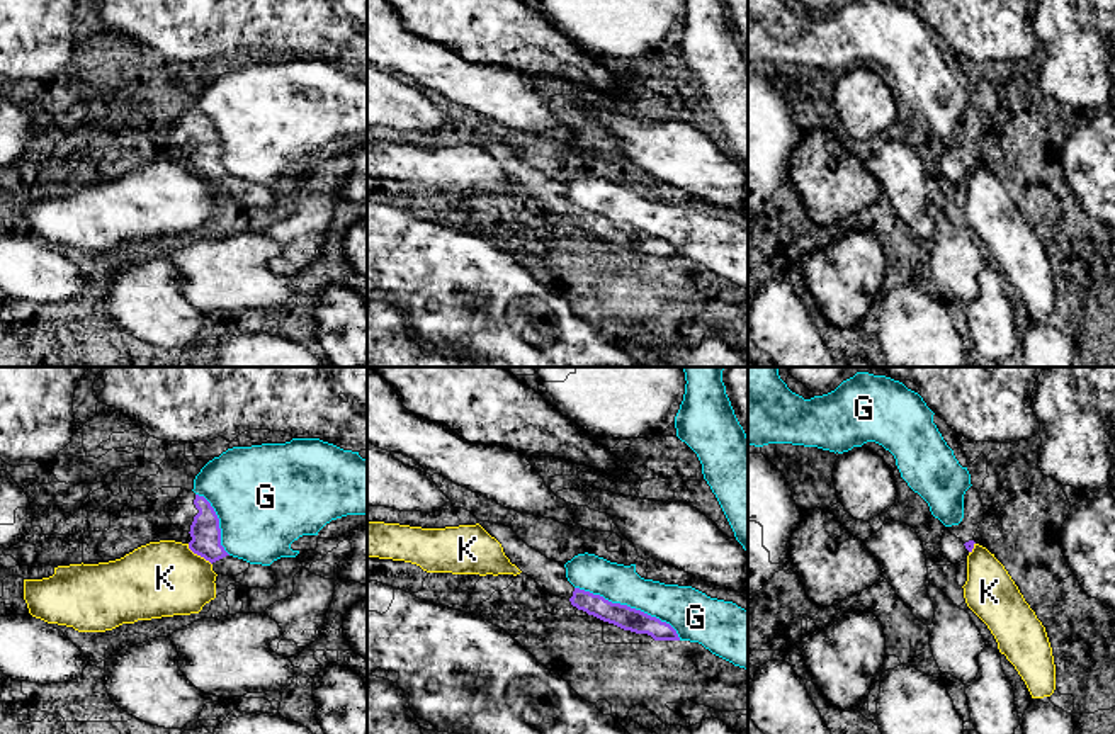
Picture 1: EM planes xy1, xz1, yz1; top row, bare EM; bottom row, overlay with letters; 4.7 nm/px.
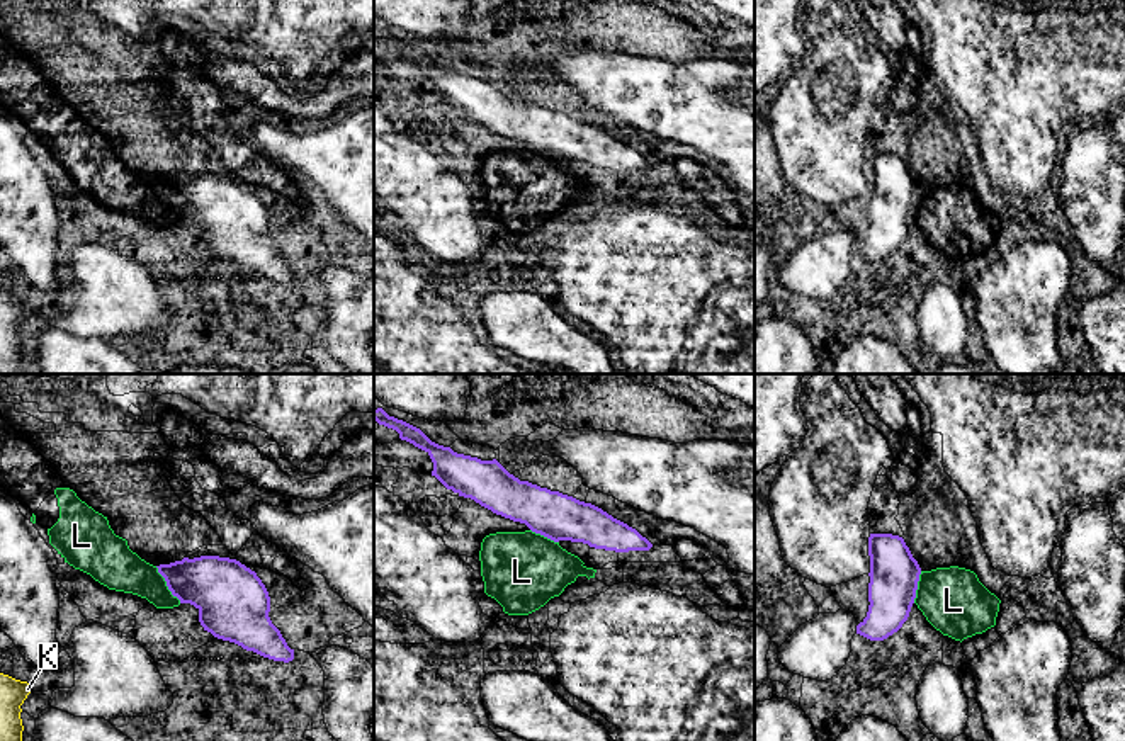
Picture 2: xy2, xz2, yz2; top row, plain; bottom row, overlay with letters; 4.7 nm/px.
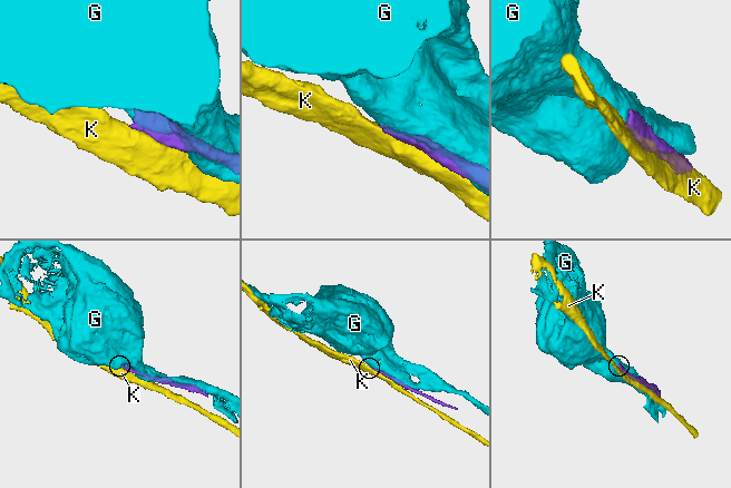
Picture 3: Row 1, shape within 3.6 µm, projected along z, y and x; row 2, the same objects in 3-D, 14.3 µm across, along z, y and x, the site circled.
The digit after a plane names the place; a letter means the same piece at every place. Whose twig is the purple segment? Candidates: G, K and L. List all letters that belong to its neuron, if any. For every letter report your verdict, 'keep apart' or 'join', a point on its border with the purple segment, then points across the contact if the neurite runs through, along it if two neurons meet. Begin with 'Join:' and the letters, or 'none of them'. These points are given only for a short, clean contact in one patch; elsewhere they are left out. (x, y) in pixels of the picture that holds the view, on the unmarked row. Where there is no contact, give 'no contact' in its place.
Join: none of them
G: keep apart; contact xz1 (629, 226)
K: keep apart; contact xy1 (199, 174)
L: keep apart; contact xy2 (167, 204)

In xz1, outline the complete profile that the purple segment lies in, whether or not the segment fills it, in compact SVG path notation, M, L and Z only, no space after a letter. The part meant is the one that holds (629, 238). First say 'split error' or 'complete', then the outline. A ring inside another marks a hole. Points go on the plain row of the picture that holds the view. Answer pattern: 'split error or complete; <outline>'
split error; M479 139L478 143L501 163L510 182L532 197L544 211L566 217L578 229L583 229L588 234L614 243L624 250L648 253L654 260L680 260L676 250L670 243L661 241L659 238L641 229L612 223L600 214L574 207L568 200L566 189L561 182L551 180L535 168L529 167L517 156L512 146Z

